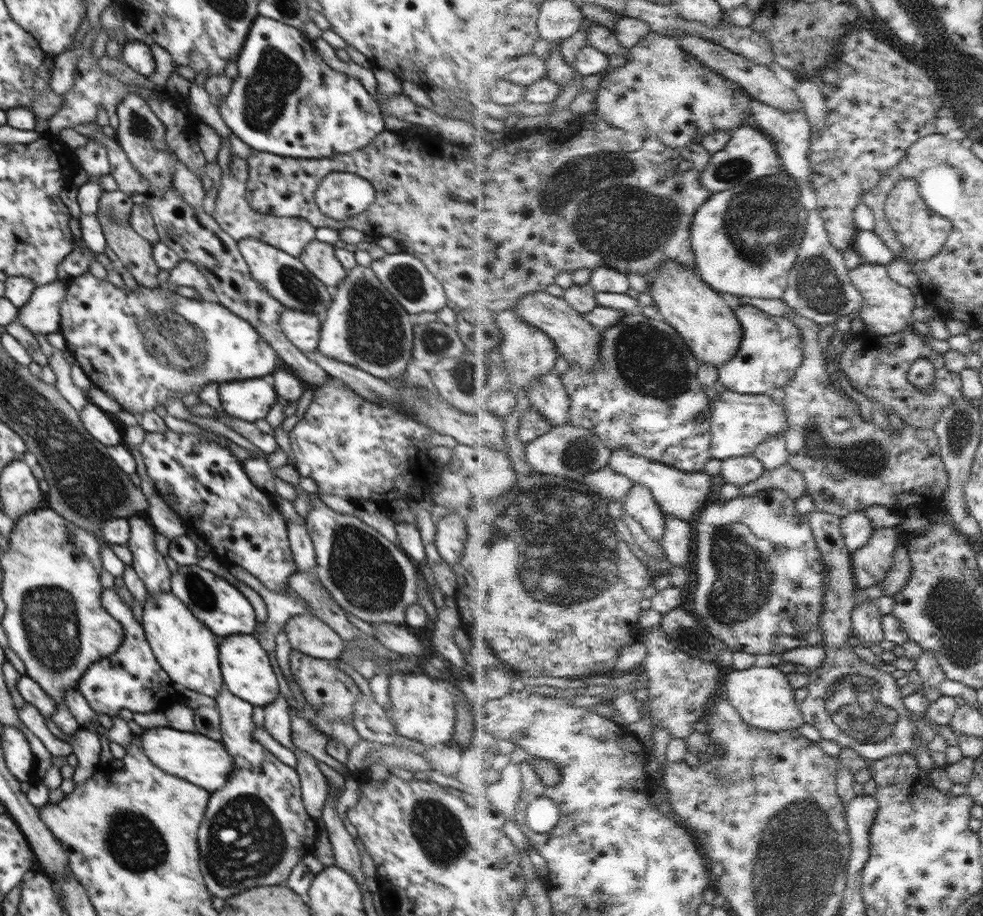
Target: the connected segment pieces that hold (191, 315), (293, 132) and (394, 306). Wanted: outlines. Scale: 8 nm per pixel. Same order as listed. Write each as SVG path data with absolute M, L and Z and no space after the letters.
M89 270L84 272L82 276L70 278L70 280L68 279L67 282L69 286L68 295L66 296L66 301L60 302L59 309L61 318L60 332L66 340L67 350L74 356L74 359L81 366L92 383L98 386L98 388L101 388L109 396L113 397L123 410L128 410L128 412L134 411L134 415L136 416L140 416L146 411L154 411L156 405L161 404L166 406L166 401L170 401L172 397L182 399L183 394L188 392L195 392L198 394L203 387L210 382L220 384L220 381L232 382L242 379L260 378L273 374L275 370L282 366L276 350L256 332L256 329L248 321L242 320L242 318L236 316L236 314L232 314L228 308L224 308L224 306L218 303L203 301L201 299L194 300L176 295L172 296L172 298L168 298L167 301L164 302L164 310L162 312L156 313L147 310L147 302L155 294L159 295L159 293L164 293L168 295L171 294L171 290L164 291L159 287L150 290L142 286L140 286L138 292L133 292L127 286L124 289L120 289L113 286L107 280L98 280Z
M259 14L250 25L236 60L238 77L232 81L228 95L217 105L228 128L252 149L296 159L324 159L354 153L385 130L375 95L370 94L358 79L334 70L324 62L313 41L300 29Z
M357 264L347 270L344 281L332 290L332 302L321 315L317 349L330 358L358 367L371 376L385 380L406 375L406 366L412 358L413 339L410 313L406 313L402 305L390 295L384 284L374 275L372 267Z

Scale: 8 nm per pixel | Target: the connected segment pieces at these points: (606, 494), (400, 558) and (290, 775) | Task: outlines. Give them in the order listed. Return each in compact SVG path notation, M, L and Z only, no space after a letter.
M612 466L587 474L584 482L608 502L625 502L634 488L634 481L629 476L620 474Z
M311 498L311 508L305 518L305 526L312 539L316 554L316 575L333 599L356 618L370 623L396 623L404 625L406 608L418 600L417 563L412 561L399 546L394 546L378 530L362 522L355 514L334 511L322 500Z
M221 688L215 697L220 712L222 743L234 758L235 770L220 790L211 793L204 819L197 830L200 850L199 866L204 882L213 897L228 898L246 888L280 884L290 876L300 859L315 854L318 821L306 810L301 795L301 780L295 768L283 764L272 755L253 735L252 706Z

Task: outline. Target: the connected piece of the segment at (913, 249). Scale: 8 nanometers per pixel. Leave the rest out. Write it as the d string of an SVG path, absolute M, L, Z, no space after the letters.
M914 180L903 181L890 194L887 206L887 214L893 228L898 231L900 241L906 245L906 259L912 264L918 264L918 261L927 261L935 257L942 251L946 244L946 239L952 232L953 223L949 218L944 218L941 214L932 211L921 196L918 182Z

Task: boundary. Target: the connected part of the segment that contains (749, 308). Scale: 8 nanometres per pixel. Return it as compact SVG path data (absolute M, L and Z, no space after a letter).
M736 304L734 309L745 328L745 337L736 357L718 368L720 381L728 389L742 394L769 394L774 388L786 390L806 360L802 329L792 319L771 315L752 304Z

